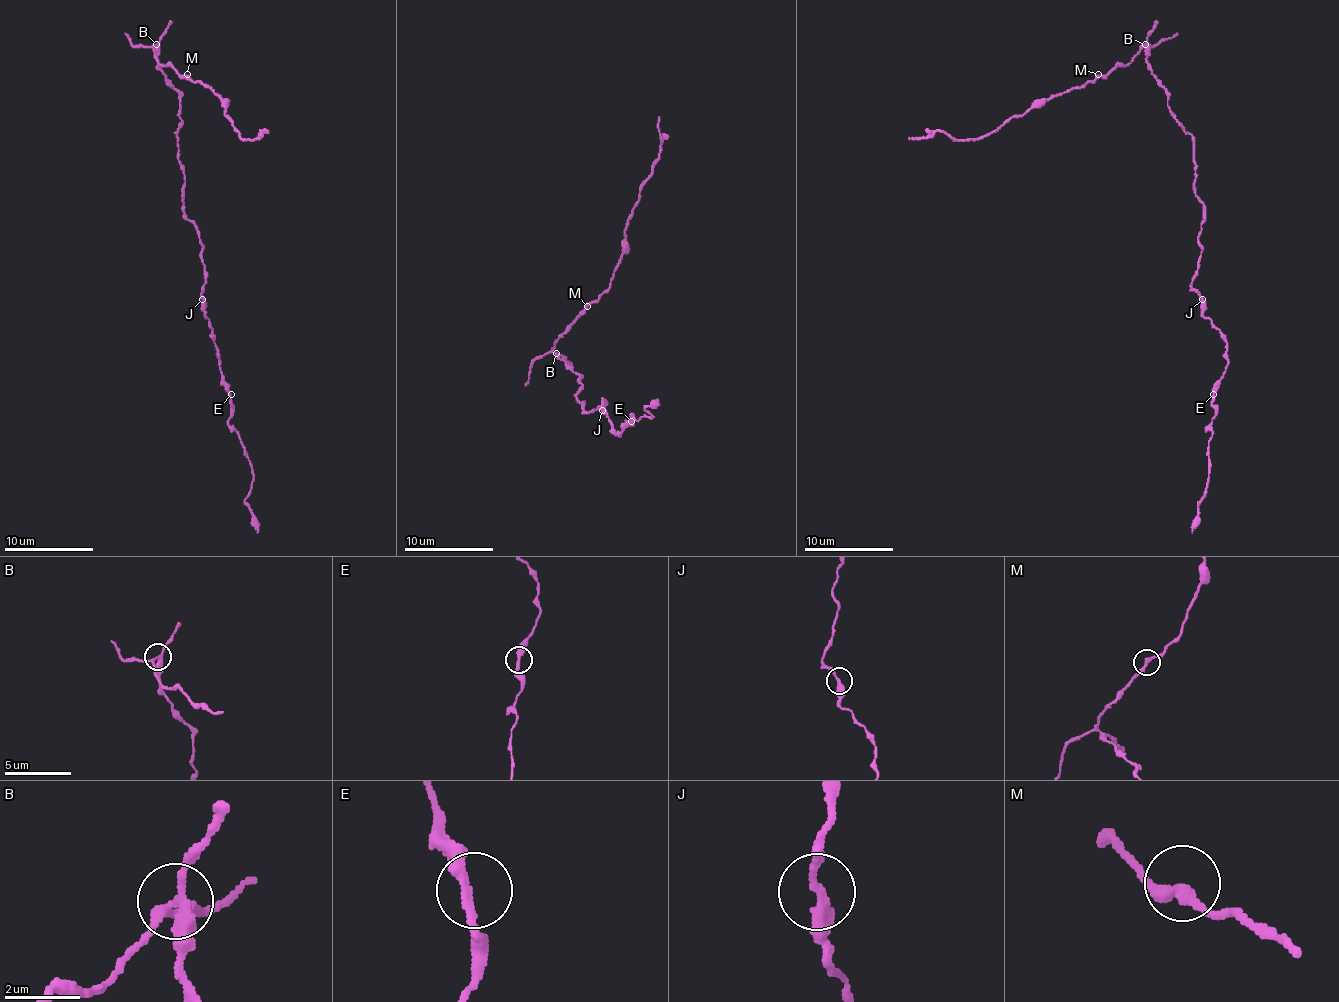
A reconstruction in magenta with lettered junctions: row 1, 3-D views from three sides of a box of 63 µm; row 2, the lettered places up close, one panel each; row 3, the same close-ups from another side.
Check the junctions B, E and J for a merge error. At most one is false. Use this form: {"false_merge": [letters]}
{"false_merge": ["B"]}

